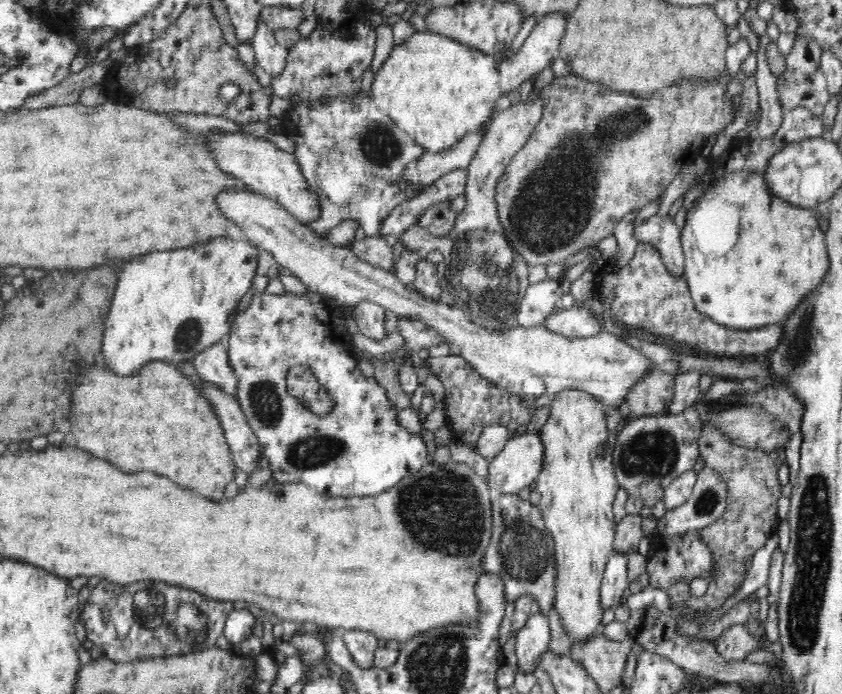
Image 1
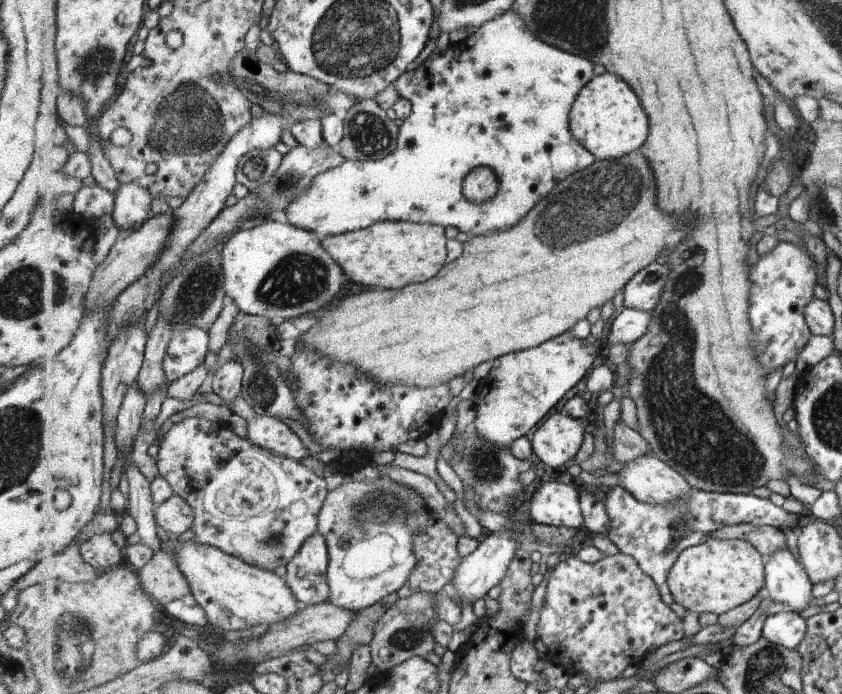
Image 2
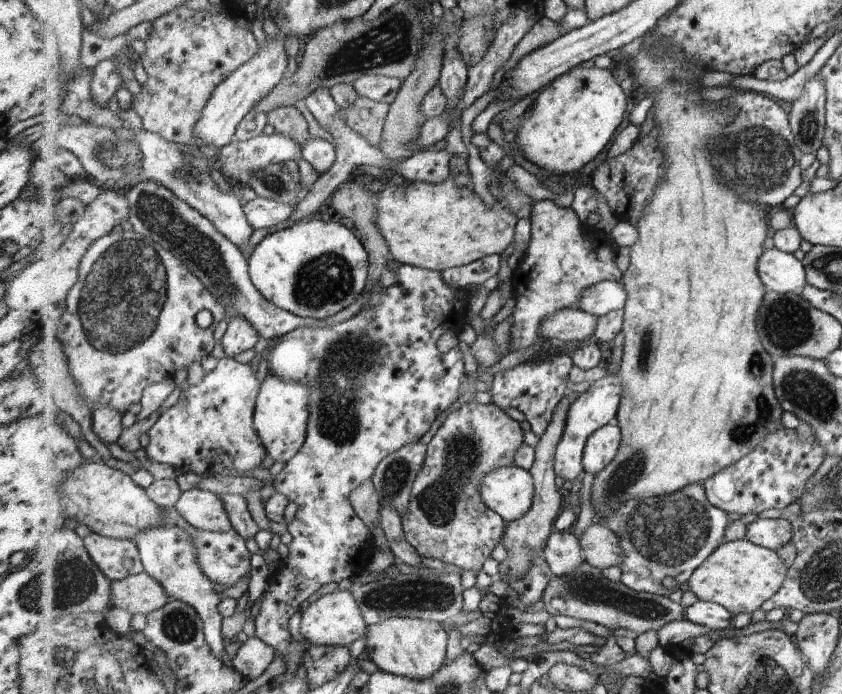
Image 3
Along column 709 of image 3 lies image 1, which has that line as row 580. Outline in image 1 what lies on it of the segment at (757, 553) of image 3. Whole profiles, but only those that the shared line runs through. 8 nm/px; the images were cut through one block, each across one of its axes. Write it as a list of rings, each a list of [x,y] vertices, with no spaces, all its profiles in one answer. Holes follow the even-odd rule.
[[[565,387],[564,390],[557,391],[556,394],[552,396],[552,401],[549,401],[548,403],[552,405],[550,416],[546,424],[544,424],[544,426],[538,430],[538,437],[540,437],[544,454],[542,454],[540,475],[535,481],[535,489],[541,494],[541,499],[538,505],[542,511],[546,528],[551,532],[553,542],[555,542],[555,559],[559,565],[559,576],[558,581],[556,581],[556,602],[554,609],[560,612],[563,627],[574,641],[586,640],[588,636],[592,636],[594,632],[597,632],[597,628],[600,626],[600,622],[602,620],[602,607],[598,605],[600,604],[600,584],[606,564],[610,557],[610,552],[614,551],[613,542],[615,539],[615,524],[614,515],[612,514],[612,502],[614,502],[616,490],[619,488],[619,482],[615,478],[615,473],[613,470],[613,449],[612,446],[608,444],[608,428],[606,427],[607,415],[604,412],[607,407],[603,402],[600,402],[600,399],[596,398],[594,394],[590,394],[586,390],[576,390],[575,387]]]

